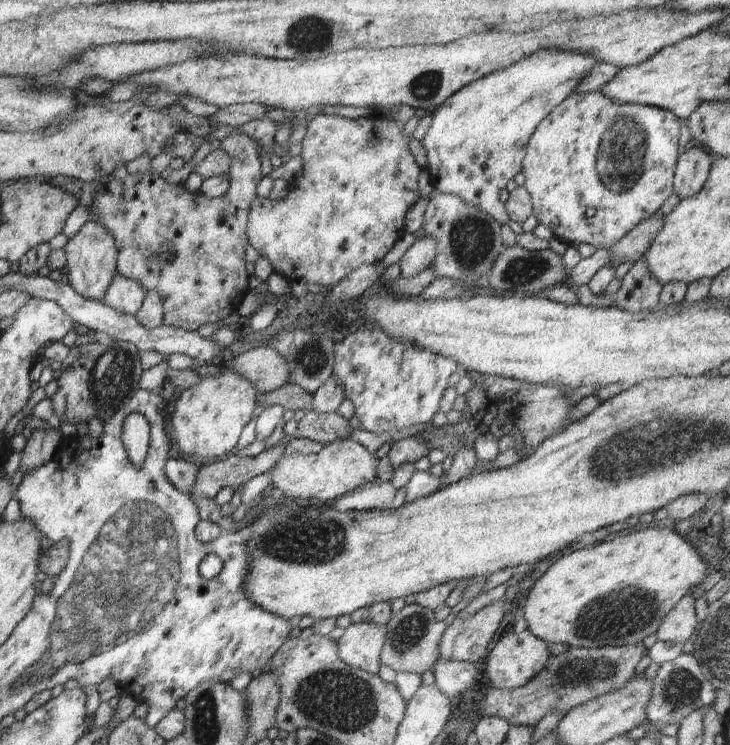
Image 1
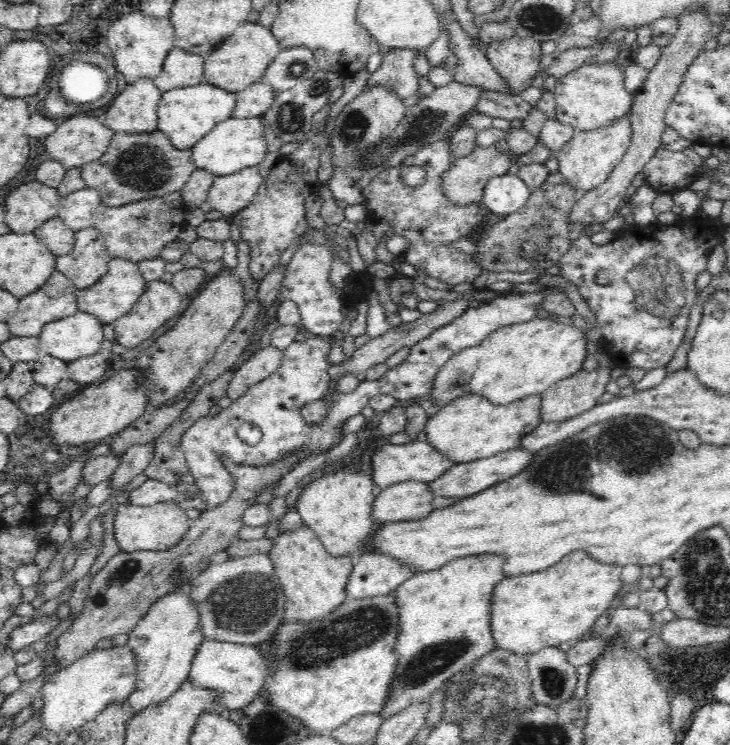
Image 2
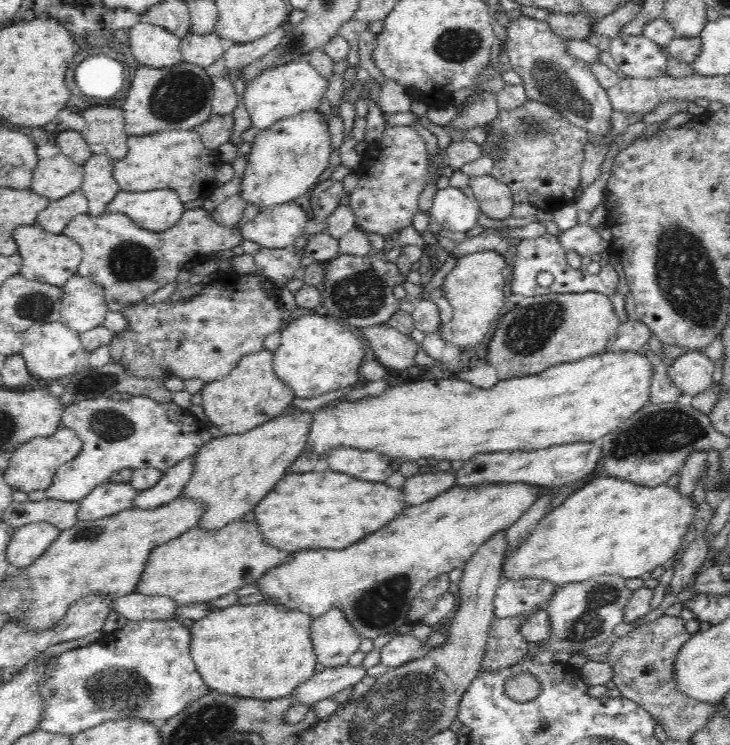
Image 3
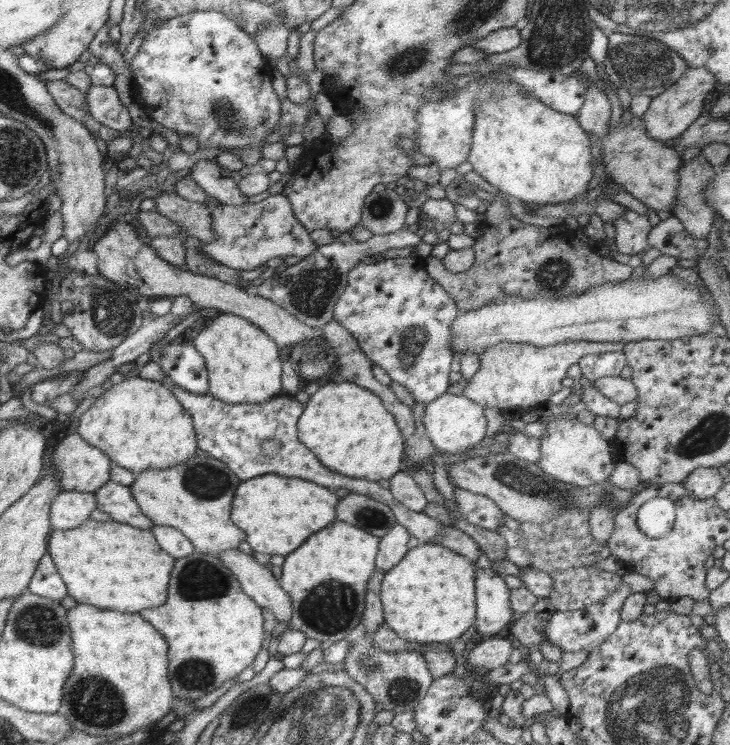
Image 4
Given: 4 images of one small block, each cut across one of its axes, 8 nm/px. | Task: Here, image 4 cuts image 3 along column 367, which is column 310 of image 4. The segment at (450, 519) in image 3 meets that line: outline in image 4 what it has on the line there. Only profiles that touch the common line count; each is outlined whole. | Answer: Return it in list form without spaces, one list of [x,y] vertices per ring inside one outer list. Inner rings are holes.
[[[334,520],[326,528],[314,532],[300,544],[294,552],[287,554],[282,565],[280,586],[292,599],[292,626],[304,632],[308,639],[315,639],[322,644],[333,644],[347,638],[352,630],[361,623],[366,598],[366,584],[374,572],[375,558],[378,554],[380,538],[368,534],[364,529],[347,522]]]

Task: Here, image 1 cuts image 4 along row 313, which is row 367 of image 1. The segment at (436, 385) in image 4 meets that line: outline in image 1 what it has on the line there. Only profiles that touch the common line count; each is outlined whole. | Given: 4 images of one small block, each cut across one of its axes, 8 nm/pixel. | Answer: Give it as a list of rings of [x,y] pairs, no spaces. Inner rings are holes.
[[[374,327],[370,330],[354,330],[336,344],[333,364],[333,374],[336,374],[336,380],[342,386],[345,398],[354,404],[356,418],[362,422],[364,430],[378,435],[404,430],[408,426],[431,423],[440,410],[440,400],[449,387],[448,380],[457,371],[460,371],[460,368],[452,358],[444,358],[416,344],[390,338],[382,329]]]

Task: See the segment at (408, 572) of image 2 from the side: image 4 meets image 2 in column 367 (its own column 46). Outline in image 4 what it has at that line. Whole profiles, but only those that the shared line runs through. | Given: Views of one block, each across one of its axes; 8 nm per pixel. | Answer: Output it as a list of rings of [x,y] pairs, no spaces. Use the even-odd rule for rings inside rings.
[[[48,553],[42,556],[38,566],[36,566],[36,572],[32,574],[27,590],[59,603],[68,596],[66,583],[62,580],[52,557]]]

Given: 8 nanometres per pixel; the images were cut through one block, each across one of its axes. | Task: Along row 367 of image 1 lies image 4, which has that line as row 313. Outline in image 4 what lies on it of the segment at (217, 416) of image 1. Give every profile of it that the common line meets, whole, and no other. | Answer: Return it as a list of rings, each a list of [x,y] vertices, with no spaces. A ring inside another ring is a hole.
[[[232,313],[209,319],[192,343],[204,356],[209,394],[227,404],[263,404],[282,391],[282,354],[276,343],[252,322]]]

